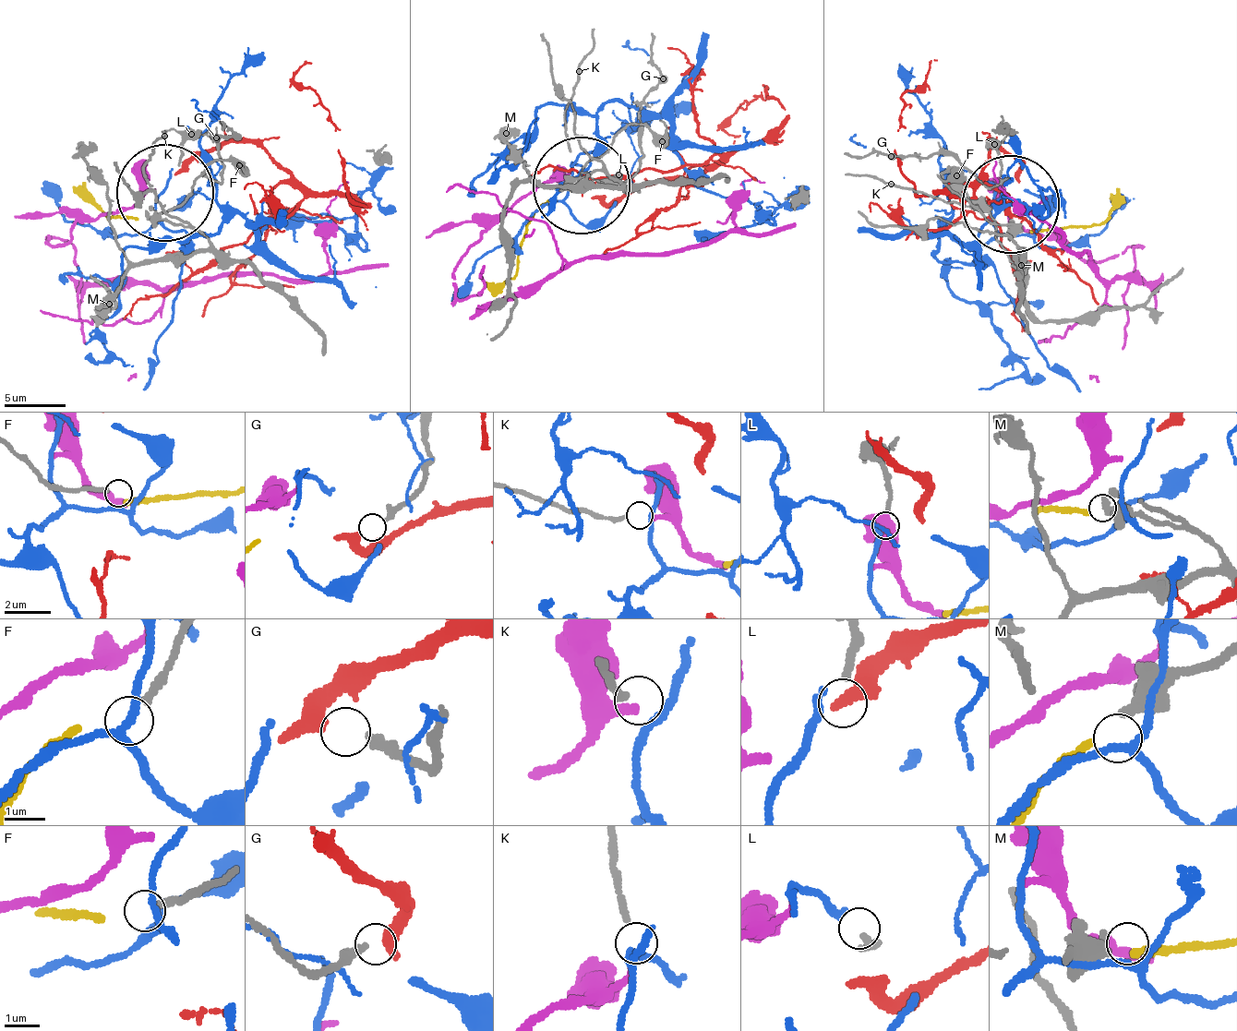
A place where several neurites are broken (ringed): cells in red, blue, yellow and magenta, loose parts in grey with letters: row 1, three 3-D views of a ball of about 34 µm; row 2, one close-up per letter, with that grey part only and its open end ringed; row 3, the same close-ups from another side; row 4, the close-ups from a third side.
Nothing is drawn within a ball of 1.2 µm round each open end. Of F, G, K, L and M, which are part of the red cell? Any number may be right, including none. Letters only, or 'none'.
G

